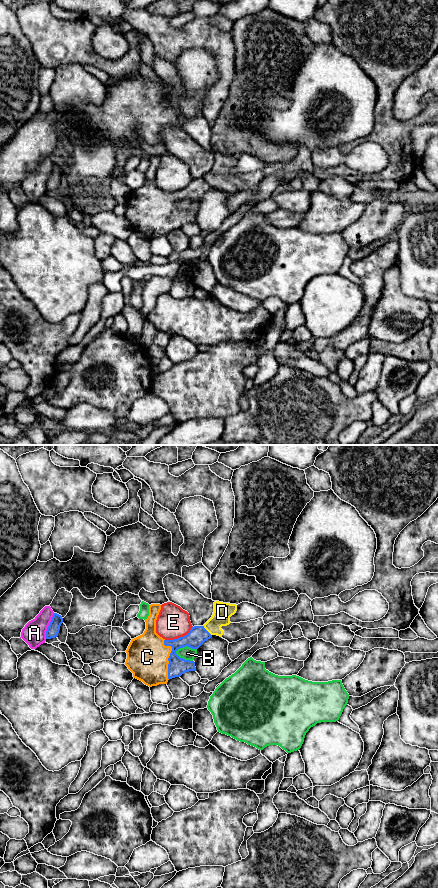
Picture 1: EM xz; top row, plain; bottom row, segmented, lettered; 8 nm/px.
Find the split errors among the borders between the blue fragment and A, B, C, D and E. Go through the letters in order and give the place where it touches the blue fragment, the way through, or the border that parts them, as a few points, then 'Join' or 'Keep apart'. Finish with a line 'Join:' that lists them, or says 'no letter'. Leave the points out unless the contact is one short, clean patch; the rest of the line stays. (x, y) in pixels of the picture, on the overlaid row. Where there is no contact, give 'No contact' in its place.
A: Touches blue at xz (48, 626). Keep apart
B: Touches blue at xz (185, 646). Keep apart
C: Touches blue at xz (169, 657). Join
D: Touches blue at xz (206, 630). Boundary: xz (203, 625), (211, 635). Keep apart
E: Touches blue at xz (180, 637). Keep apart
Join: C

